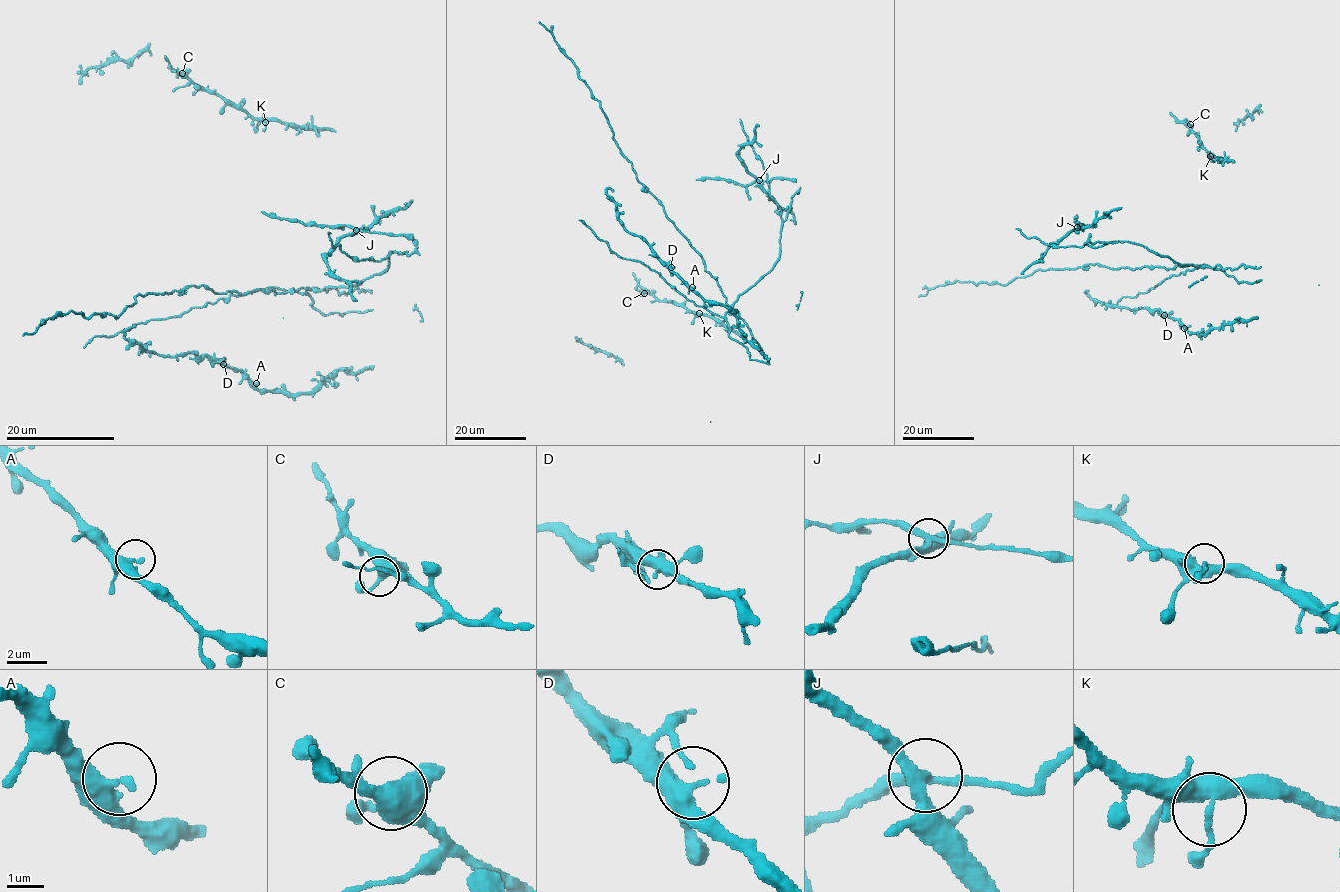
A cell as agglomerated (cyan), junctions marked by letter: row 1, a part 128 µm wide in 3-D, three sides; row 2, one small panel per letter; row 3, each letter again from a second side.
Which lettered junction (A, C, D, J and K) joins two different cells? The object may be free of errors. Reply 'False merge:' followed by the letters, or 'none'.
False merge: J

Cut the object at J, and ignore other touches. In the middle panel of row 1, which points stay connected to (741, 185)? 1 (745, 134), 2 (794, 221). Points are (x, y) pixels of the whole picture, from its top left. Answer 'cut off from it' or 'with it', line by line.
1: with it
2: cut off from it

